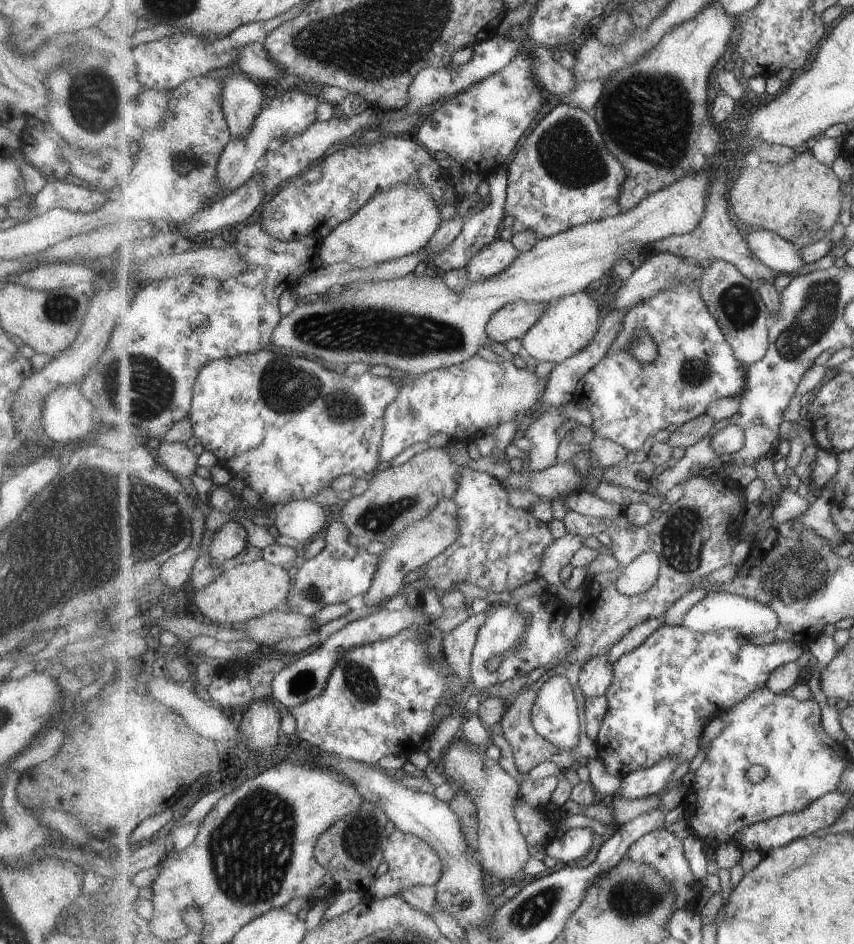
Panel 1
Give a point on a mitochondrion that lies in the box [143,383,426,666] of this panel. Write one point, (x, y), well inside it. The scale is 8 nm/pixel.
(311, 595)

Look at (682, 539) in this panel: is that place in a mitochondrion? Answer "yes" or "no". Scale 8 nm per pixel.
yes

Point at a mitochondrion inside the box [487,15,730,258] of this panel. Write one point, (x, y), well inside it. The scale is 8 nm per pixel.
(647, 115)

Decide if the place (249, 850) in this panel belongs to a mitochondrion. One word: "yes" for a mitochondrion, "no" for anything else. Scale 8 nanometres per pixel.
yes

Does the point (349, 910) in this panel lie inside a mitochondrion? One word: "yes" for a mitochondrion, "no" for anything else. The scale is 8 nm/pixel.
no

